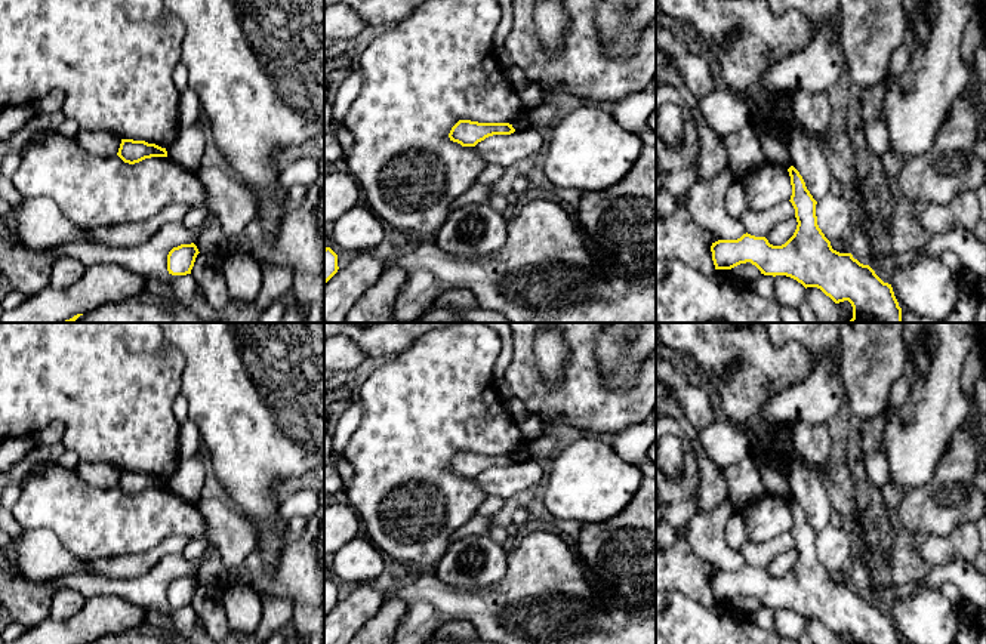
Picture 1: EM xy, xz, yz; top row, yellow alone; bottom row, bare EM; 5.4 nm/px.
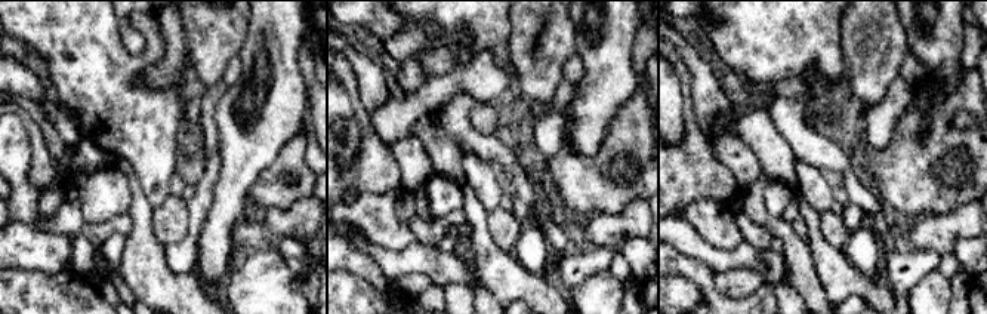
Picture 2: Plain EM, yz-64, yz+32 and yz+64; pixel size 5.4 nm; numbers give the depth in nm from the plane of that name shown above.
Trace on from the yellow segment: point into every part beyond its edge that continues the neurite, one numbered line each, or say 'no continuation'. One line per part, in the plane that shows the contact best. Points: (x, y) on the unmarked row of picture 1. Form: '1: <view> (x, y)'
no continuation

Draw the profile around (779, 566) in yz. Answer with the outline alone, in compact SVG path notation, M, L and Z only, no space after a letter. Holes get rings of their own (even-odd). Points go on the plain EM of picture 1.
M795 548L789 552L779 554L770 561L765 570L773 577L782 577L794 567L796 557L798 554Z

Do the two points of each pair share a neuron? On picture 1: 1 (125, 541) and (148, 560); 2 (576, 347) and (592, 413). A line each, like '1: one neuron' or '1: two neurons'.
1: two neurons
2: one neuron

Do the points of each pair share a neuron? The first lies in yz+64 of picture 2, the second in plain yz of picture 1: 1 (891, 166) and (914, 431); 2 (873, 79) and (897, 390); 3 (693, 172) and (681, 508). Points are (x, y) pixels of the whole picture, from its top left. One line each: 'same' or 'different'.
1: different
2: different
3: different

